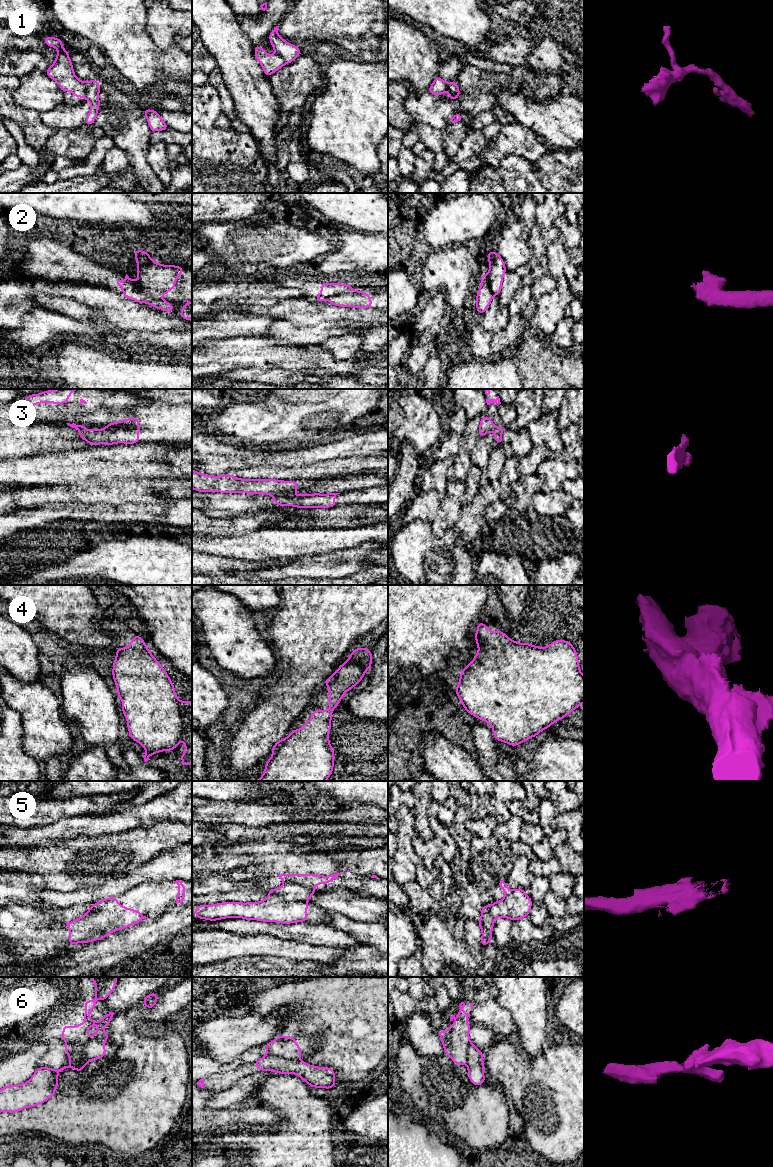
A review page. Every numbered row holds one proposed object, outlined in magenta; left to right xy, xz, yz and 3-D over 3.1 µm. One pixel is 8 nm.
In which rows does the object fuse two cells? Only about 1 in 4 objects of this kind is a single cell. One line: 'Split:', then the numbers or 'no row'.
Split: 1, 2, 3, 5, 6

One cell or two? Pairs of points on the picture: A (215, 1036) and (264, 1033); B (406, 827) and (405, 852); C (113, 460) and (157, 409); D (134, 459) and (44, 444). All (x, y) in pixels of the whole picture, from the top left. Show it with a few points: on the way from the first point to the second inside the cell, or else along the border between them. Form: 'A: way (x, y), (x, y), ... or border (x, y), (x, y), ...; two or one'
A: way (227, 1036), (252, 1033); one
B: way (405, 833), (405, 846); one
C: border (150, 442), (103, 444); two
D: border (62, 450), (41, 453), (39, 455); two

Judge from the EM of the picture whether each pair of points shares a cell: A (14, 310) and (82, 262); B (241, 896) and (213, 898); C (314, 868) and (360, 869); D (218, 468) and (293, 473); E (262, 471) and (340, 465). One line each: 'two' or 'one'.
A: two
B: one
C: two
D: two
E: one

